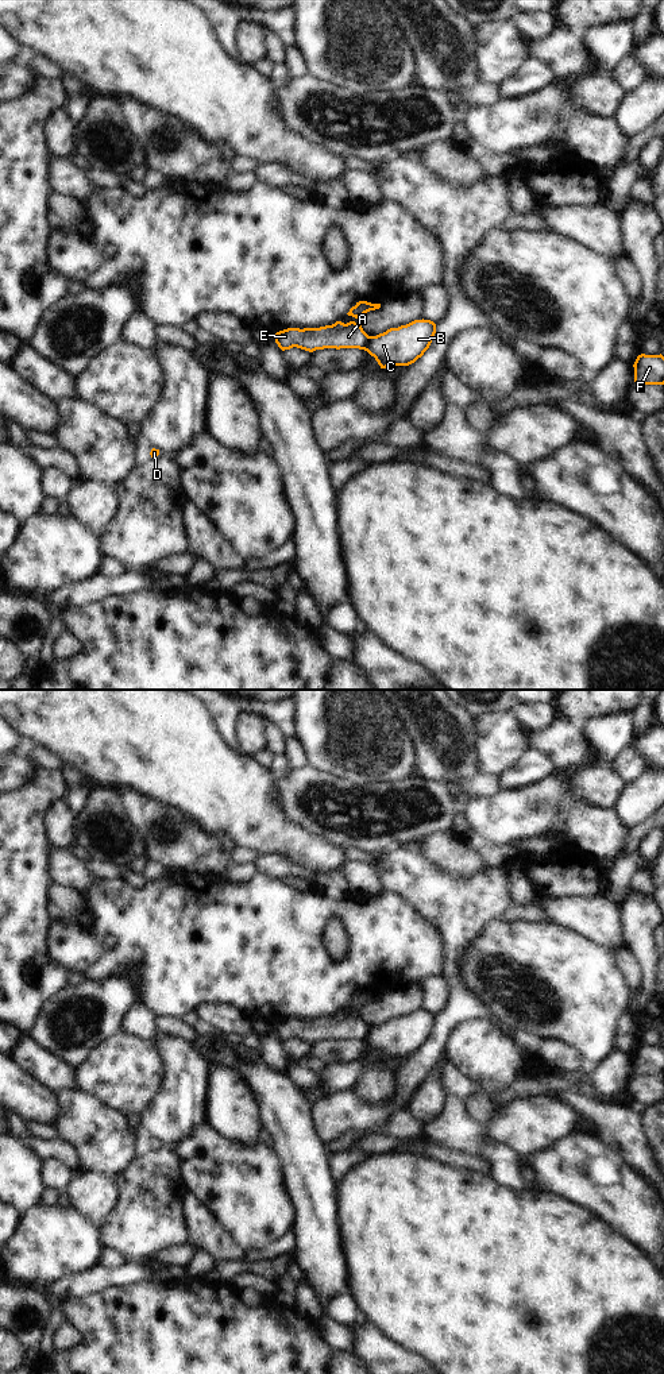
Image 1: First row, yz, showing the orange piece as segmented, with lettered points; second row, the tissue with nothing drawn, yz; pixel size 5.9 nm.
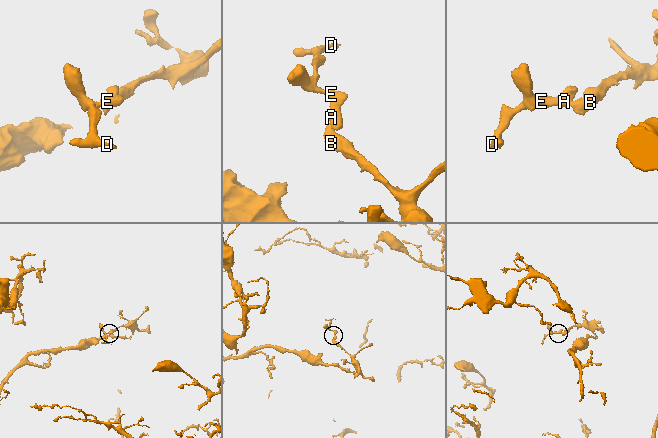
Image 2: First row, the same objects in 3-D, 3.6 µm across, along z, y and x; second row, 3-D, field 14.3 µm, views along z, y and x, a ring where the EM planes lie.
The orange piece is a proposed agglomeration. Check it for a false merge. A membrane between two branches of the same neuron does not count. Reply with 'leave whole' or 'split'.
split

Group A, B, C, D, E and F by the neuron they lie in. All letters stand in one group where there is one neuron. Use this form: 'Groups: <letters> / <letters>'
Groups: A D E / B C F

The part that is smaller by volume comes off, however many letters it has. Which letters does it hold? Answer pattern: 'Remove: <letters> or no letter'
Remove: A, D, E

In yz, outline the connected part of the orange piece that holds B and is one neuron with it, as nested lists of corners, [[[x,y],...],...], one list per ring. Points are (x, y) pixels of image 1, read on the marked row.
[[[414,320],[370,336],[366,351],[375,358],[381,368],[409,366],[429,348],[435,333],[436,324],[433,321]]]

